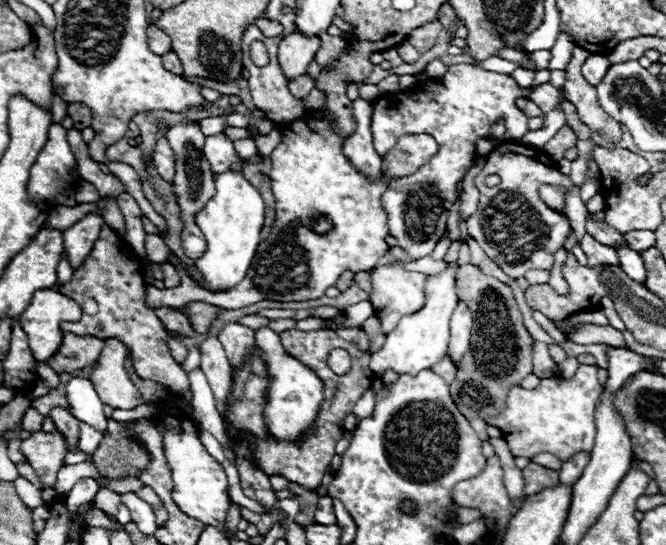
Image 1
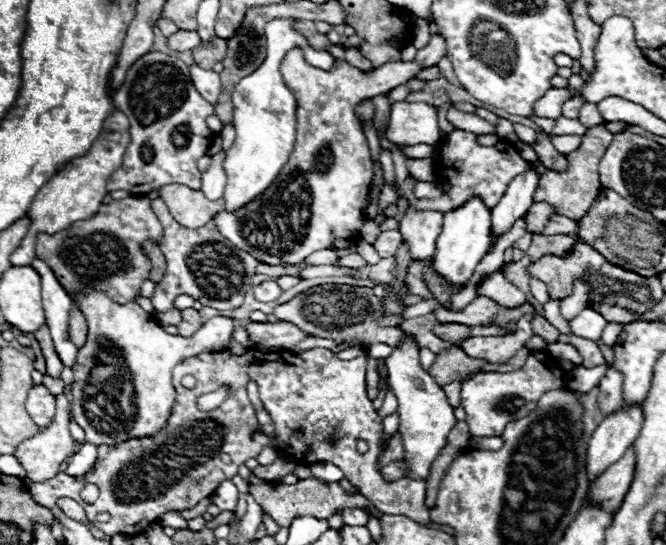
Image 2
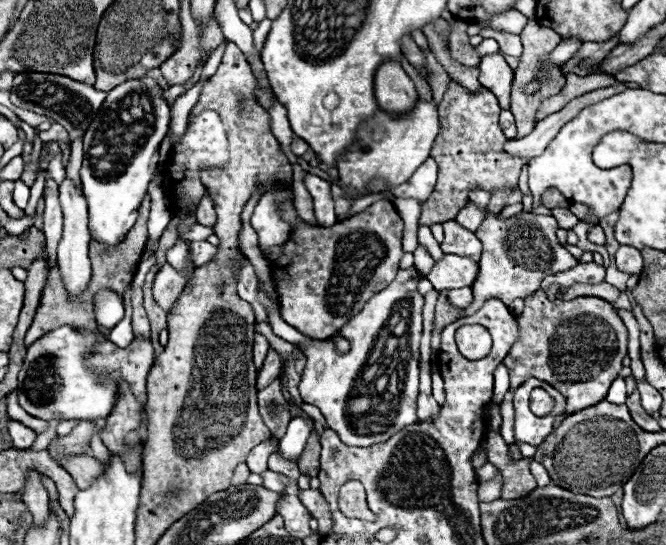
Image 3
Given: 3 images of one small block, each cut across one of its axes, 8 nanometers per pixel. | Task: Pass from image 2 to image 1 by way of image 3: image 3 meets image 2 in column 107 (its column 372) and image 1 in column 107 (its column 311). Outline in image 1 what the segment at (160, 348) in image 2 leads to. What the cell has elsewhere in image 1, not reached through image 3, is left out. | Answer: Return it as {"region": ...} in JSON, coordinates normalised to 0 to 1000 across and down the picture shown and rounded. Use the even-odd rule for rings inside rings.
{"region":[[[162,620],[135,697],[156,741],[195,752],[207,741],[216,741],[219,734],[210,730],[204,708],[195,701],[186,679],[186,657],[189,635],[177,620]]]}

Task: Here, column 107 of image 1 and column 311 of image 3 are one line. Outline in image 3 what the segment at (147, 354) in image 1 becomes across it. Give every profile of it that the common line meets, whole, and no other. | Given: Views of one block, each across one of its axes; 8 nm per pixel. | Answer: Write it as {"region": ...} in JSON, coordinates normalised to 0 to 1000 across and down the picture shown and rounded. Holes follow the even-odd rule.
{"region":[[[441,367],[423,374],[420,396],[438,415],[432,444],[423,448],[423,466],[408,484],[423,583],[456,617],[489,624],[535,580],[571,528],[592,514],[607,466],[607,407],[583,367],[562,371],[547,389],[495,418],[450,407]]]}

